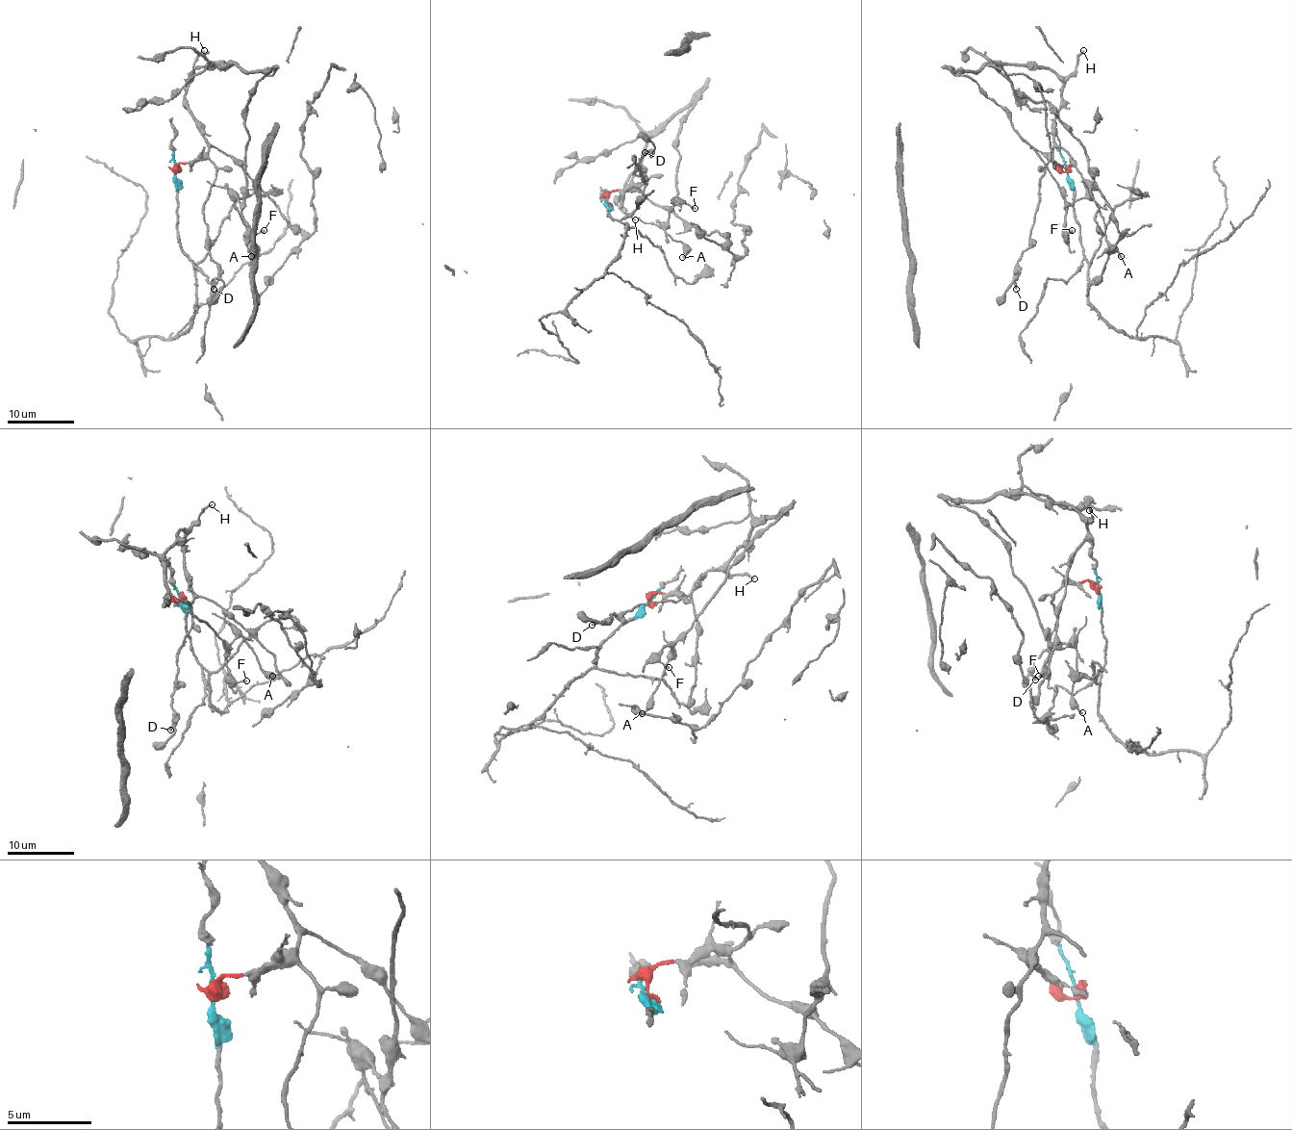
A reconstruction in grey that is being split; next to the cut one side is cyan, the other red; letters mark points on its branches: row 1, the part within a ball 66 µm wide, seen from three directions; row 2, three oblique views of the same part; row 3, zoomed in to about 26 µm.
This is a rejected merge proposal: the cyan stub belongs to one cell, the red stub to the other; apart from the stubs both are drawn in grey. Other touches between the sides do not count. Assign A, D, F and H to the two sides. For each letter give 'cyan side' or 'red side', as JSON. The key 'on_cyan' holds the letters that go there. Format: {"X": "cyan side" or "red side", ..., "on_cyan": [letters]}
{"A": "red side", "D": "red side", "F": "red side", "H": "red side", "on_cyan": []}

